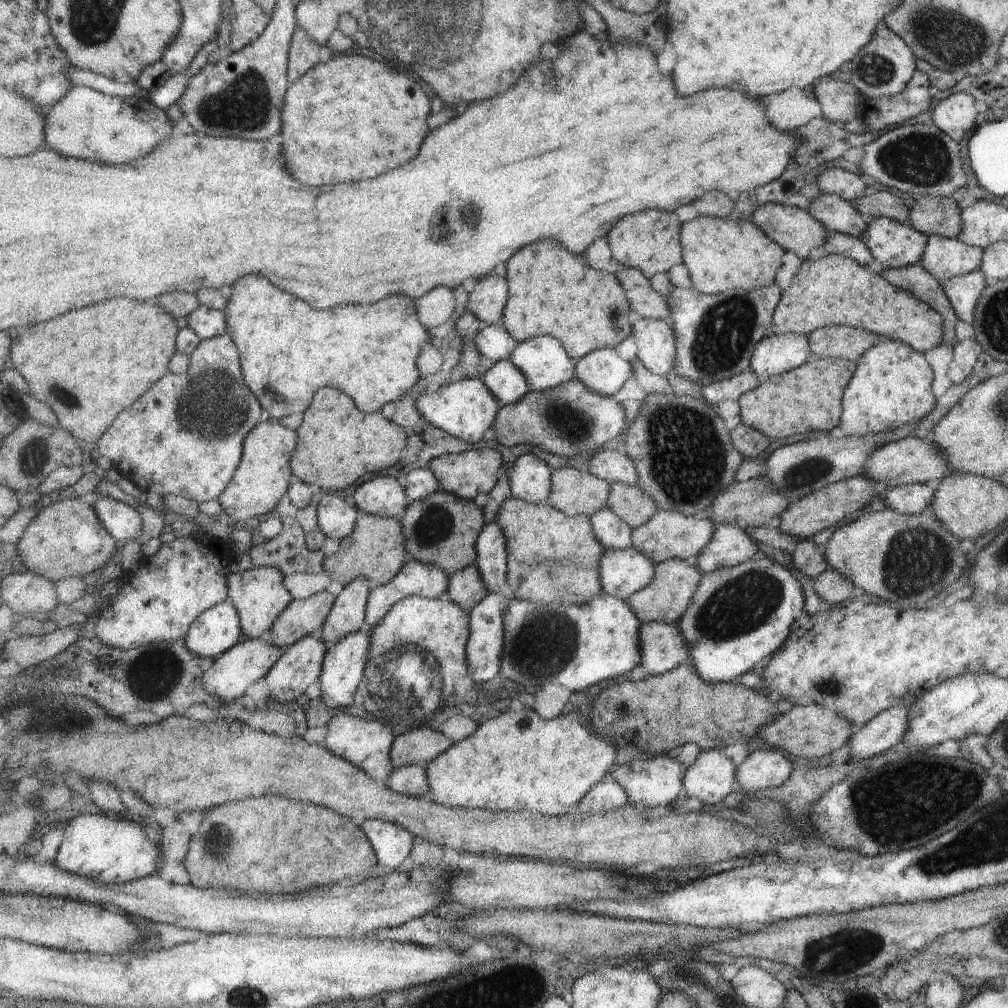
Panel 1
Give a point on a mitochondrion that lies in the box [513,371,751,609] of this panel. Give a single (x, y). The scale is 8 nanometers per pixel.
(685, 455)

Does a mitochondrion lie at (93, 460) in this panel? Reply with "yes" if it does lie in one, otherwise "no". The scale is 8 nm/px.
no

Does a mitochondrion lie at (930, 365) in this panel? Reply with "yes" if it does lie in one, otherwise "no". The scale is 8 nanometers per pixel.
no

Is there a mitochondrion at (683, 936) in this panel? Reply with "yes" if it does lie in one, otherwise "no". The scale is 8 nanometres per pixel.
no

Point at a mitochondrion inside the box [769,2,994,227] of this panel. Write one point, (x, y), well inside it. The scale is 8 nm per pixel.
(965, 43)

